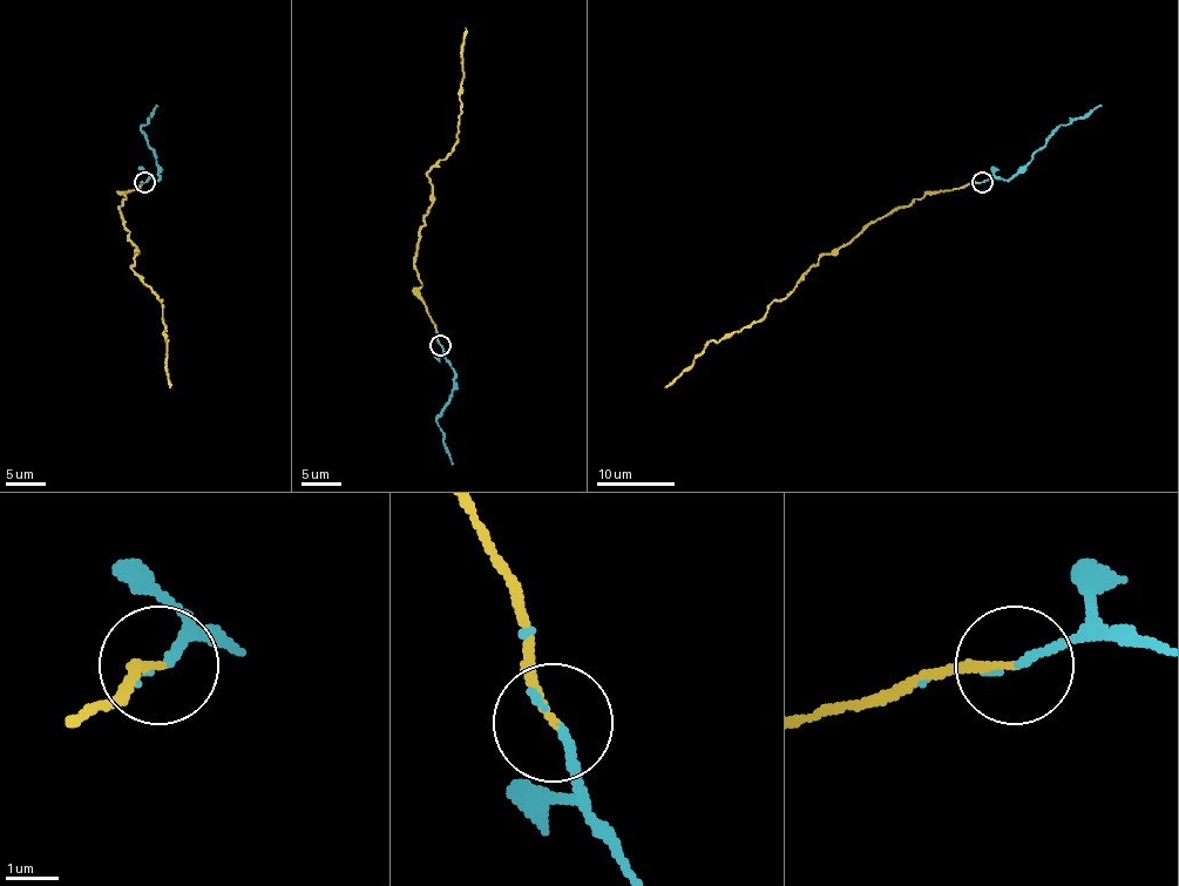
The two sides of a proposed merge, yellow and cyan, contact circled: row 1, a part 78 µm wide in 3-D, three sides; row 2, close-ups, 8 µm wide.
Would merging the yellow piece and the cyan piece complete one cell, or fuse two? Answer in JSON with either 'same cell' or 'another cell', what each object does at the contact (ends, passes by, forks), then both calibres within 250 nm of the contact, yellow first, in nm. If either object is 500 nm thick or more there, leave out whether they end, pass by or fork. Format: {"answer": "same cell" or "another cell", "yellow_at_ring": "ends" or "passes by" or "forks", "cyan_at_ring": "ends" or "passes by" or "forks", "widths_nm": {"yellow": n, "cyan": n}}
{"answer": "same cell", "yellow_at_ring": "ends", "cyan_at_ring": "ends", "widths_nm": {"yellow": 150, "cyan": 160}}

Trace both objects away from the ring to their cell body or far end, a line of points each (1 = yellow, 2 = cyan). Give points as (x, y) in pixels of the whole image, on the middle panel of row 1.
1: (440, 345), (419, 291), (414, 254), (432, 203), (428, 171), (458, 139), (466, 27)
2: (440, 345), (454, 374), (452, 397), (436, 421), (452, 465)

